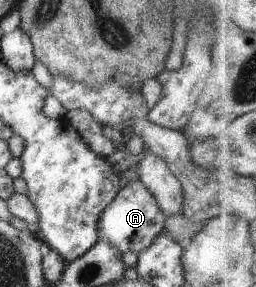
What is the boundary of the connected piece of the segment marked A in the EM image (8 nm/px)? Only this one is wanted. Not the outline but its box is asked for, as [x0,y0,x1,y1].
[97,181,165,253]

